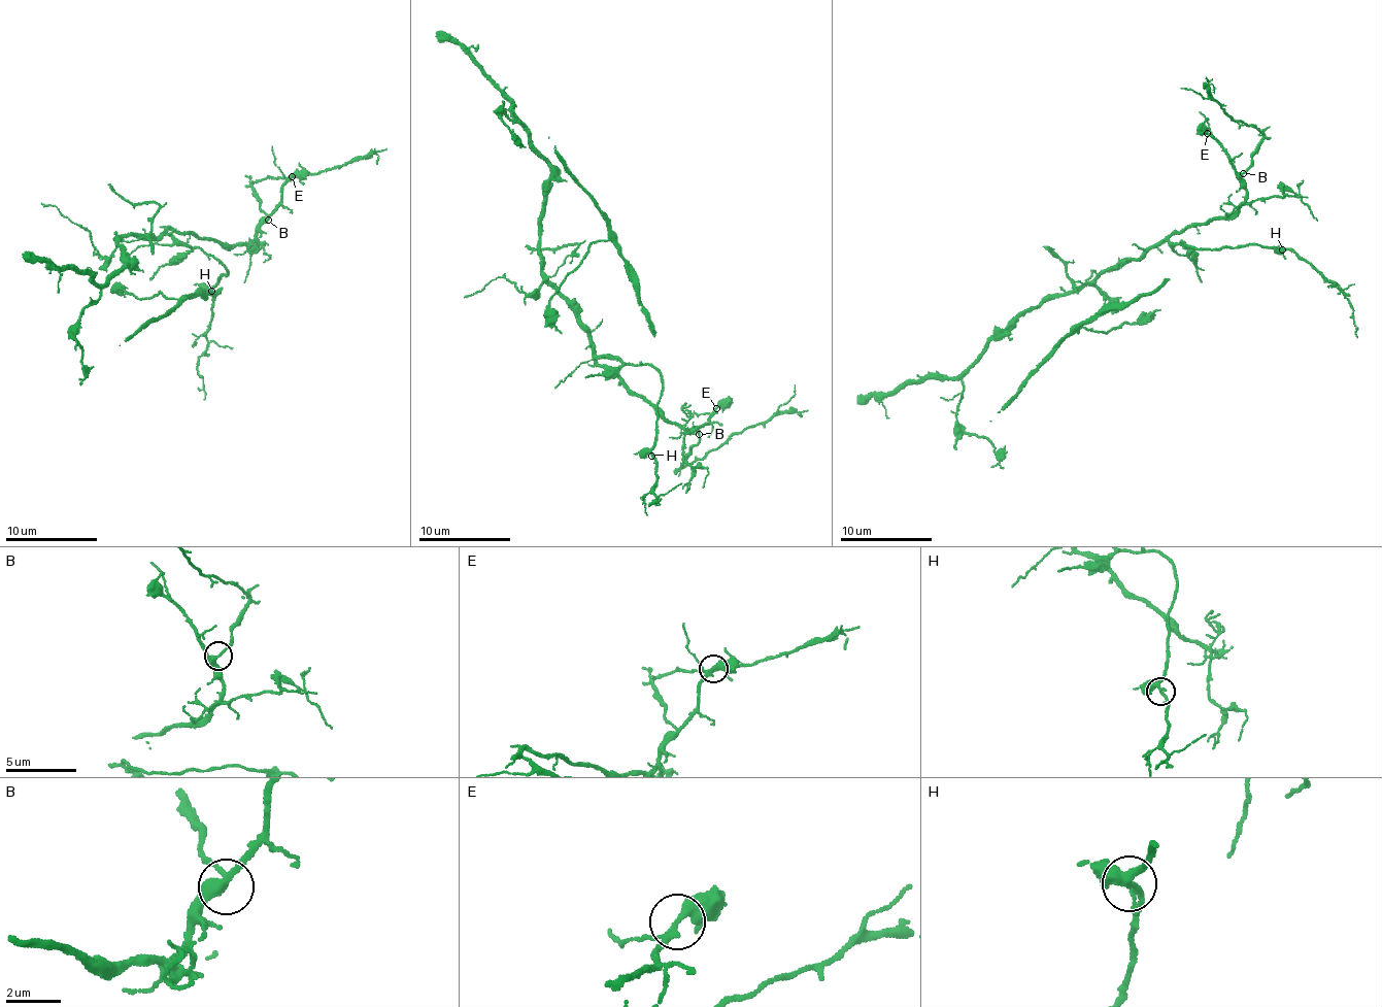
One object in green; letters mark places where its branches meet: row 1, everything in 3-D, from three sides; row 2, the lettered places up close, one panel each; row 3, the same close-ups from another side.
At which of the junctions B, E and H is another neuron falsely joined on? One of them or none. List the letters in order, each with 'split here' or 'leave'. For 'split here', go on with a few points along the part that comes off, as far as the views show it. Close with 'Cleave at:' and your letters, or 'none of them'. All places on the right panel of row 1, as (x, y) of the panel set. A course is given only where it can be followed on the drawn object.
B: leave
E: leave
H: leave
Cleave at: none of them

